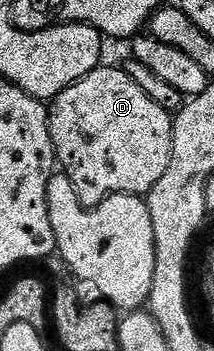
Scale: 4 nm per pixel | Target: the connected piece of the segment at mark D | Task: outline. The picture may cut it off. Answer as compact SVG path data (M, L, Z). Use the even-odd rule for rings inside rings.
M100 67L73 83L60 97L50 102L47 122L58 168L73 183L73 191L77 191L77 199L84 209L96 209L106 197L114 197L117 193L146 195L157 179L165 175L165 167L169 167L173 147L172 114L141 91L126 68Z

